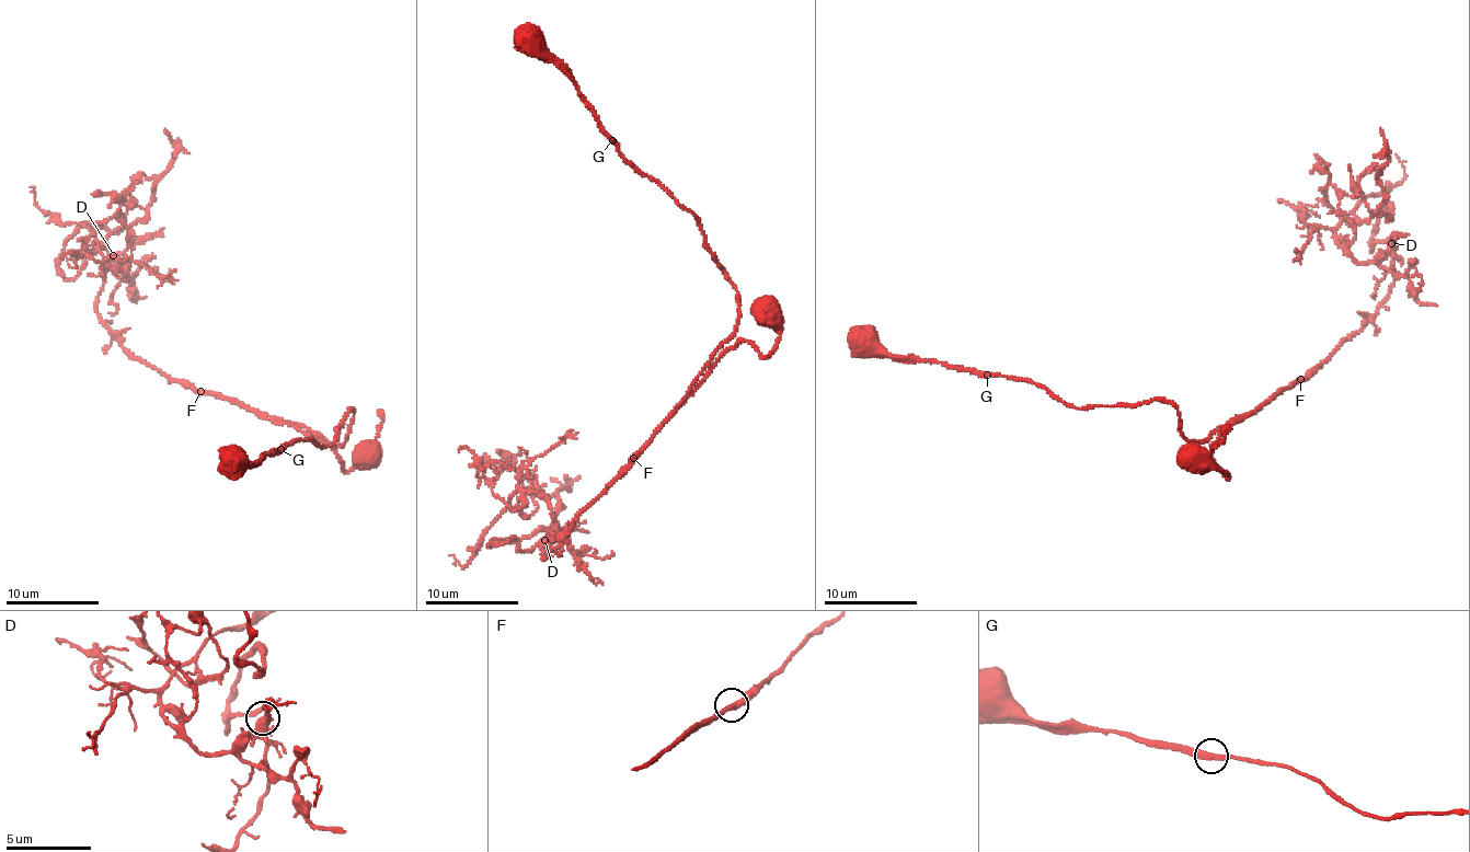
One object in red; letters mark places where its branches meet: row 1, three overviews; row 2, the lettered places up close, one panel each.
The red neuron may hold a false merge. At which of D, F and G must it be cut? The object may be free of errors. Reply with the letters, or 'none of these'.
F

